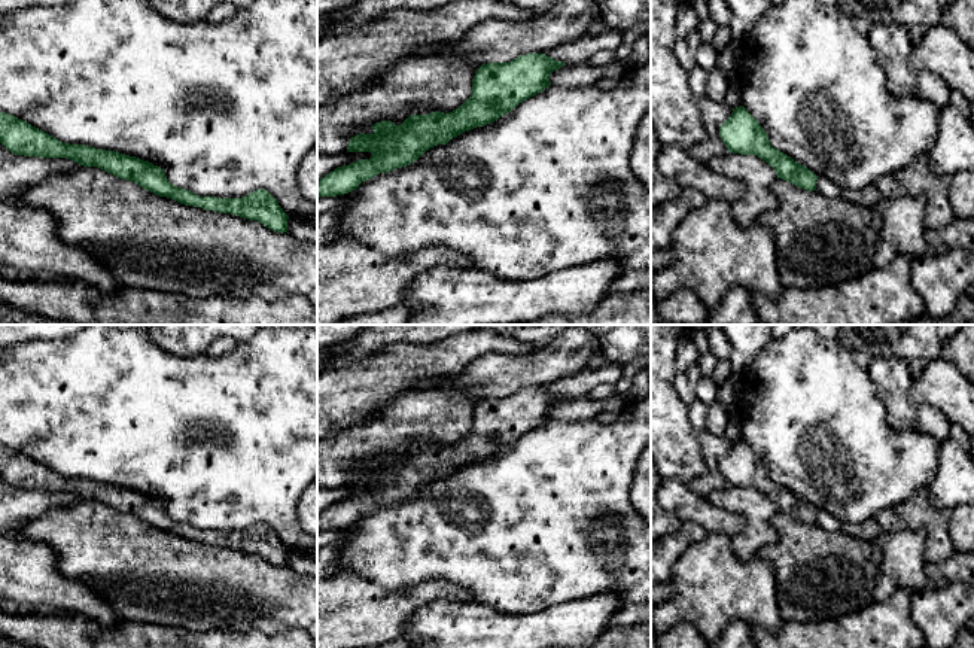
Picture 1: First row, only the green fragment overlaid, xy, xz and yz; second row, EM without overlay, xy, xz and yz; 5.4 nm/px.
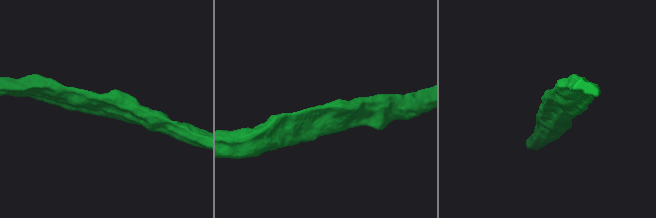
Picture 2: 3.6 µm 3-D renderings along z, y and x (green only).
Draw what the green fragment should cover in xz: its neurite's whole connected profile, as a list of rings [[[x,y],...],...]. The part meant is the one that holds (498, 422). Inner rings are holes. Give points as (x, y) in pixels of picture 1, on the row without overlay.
[[[535,386],[520,389],[509,396],[484,396],[474,410],[472,429],[459,442],[450,447],[432,445],[427,448],[411,448],[401,459],[395,459],[390,454],[381,454],[371,460],[374,463],[372,468],[360,466],[351,471],[347,486],[371,486],[372,490],[369,493],[359,493],[348,499],[338,501],[322,511],[317,515],[317,532],[348,527],[357,523],[362,515],[369,514],[380,506],[410,499],[436,478],[445,478],[465,465],[497,454],[524,433],[548,422],[551,419],[550,408],[563,399],[566,398],[561,395]]]

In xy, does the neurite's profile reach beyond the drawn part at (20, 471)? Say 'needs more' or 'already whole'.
already whole

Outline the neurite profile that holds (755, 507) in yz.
[[[727,486],[707,496],[713,506],[740,512],[746,518],[743,532],[731,538],[731,548],[742,562],[751,560],[779,539],[771,520],[777,512],[773,501],[757,489]]]

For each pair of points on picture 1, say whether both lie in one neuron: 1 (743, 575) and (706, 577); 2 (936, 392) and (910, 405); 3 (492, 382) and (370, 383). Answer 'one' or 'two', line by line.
1: one
2: two
3: two

